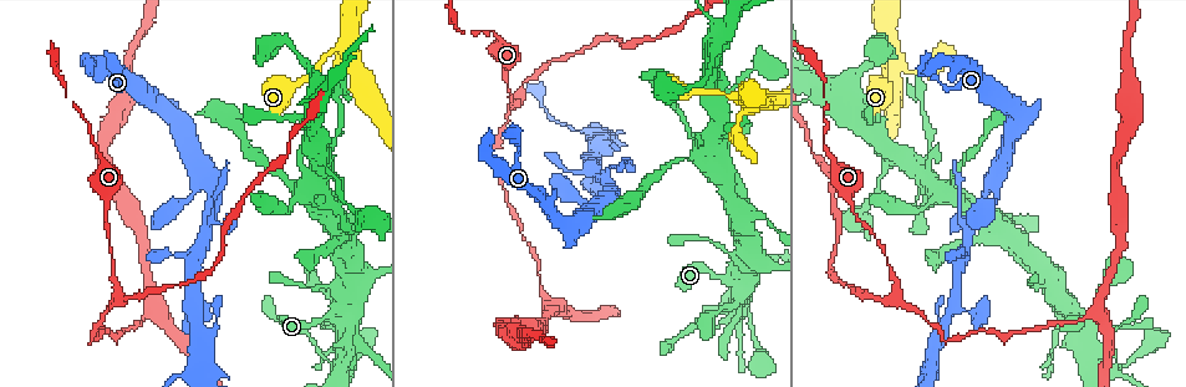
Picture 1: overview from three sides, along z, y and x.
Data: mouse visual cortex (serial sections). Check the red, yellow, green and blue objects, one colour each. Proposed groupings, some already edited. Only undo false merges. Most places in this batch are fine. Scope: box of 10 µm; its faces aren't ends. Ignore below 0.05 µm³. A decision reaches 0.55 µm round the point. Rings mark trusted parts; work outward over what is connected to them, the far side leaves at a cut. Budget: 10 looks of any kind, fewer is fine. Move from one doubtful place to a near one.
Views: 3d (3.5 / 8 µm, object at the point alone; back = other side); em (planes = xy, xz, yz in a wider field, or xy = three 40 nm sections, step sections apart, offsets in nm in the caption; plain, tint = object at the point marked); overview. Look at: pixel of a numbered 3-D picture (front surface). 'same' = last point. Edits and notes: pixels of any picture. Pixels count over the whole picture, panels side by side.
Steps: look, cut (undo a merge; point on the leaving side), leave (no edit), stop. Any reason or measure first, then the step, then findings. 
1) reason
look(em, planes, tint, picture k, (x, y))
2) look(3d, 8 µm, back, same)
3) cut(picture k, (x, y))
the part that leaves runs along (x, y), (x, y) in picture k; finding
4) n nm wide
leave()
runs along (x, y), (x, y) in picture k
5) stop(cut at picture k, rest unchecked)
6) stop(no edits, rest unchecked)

a narrow waist
look(3d, 8 µm, picture 1, (503, 68))

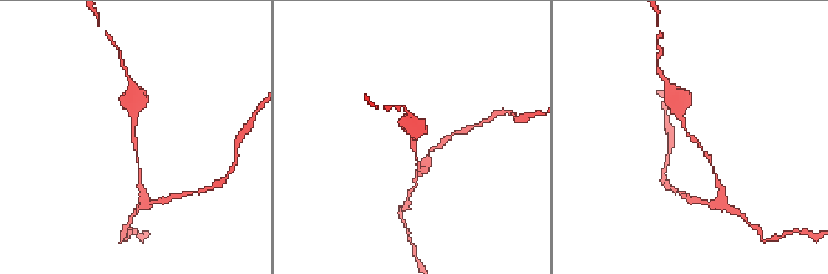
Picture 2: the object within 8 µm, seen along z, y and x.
look(em, xy, step 1, tint, same)

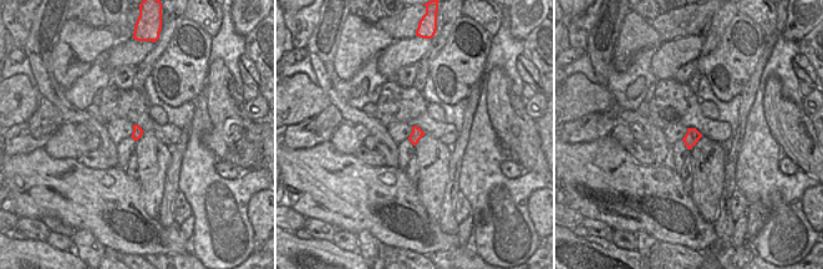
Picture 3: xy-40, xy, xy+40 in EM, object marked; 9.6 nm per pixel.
120 nm wide
leave()
runs along (680, 100), (682, 125), (711, 163) in picture 2; one cell here

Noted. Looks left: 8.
thin neck
look(3d, 3.5 µm, back, picture 1, (737, 125))

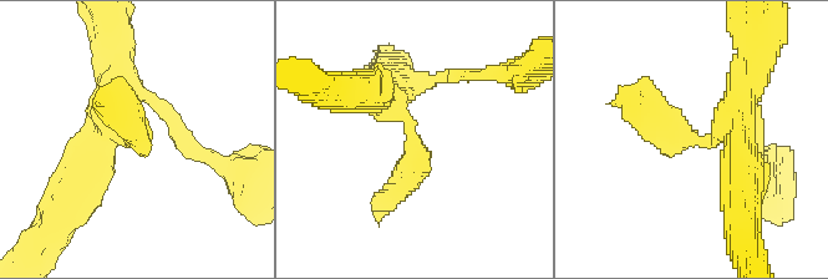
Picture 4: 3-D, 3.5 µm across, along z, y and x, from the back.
arms of 400, 400 nm; need the tissue
look(em, planes, plain, picture 4, (408, 138))

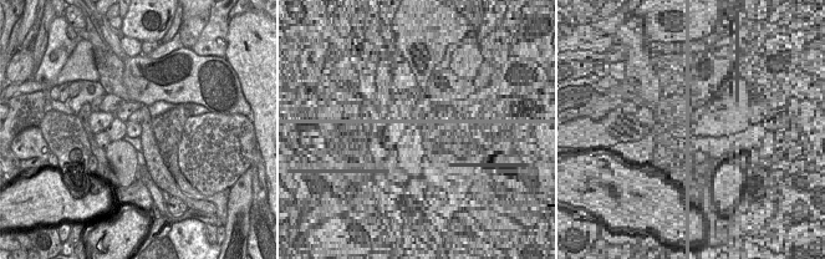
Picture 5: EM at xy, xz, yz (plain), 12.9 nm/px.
look(em, planes, tint, same)

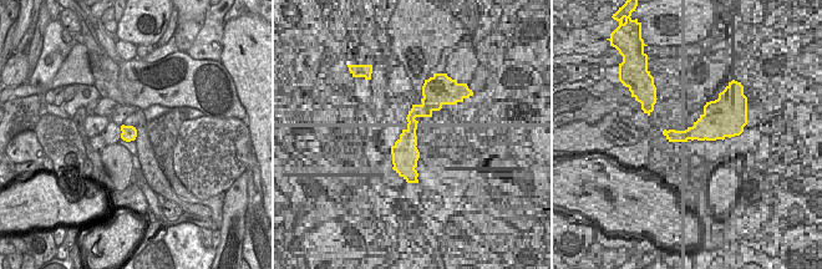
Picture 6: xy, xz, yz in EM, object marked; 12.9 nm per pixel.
leave()
runs along (397, 92), (412, 166), (385, 201) in picture 4; continuous, no second cell

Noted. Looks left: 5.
looks like a crossing
look(3d, 3.5 µm, picture 1, (992, 236))

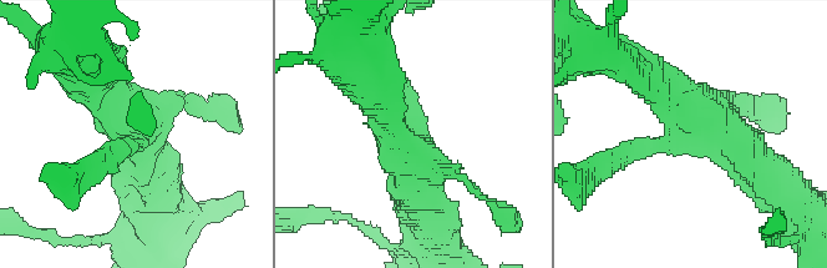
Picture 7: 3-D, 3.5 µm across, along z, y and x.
look(em, xy, step 1, tint, picture 7, (131, 136))

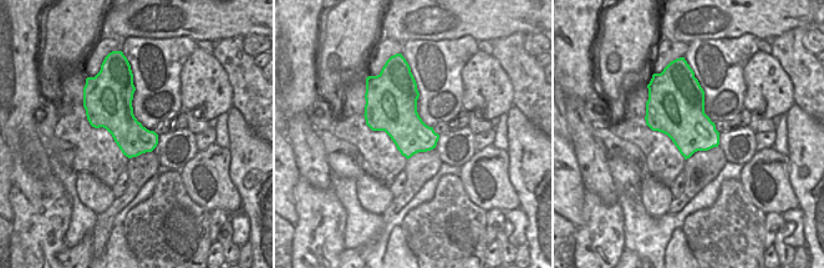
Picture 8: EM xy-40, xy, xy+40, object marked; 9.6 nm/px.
400 nm wide
leave()
runs along (760, 168), (639, 72) in picture 7; all the same cell

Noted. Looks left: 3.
branch point
look(3d, 3.5 µm, back, picture 1, (515, 104))

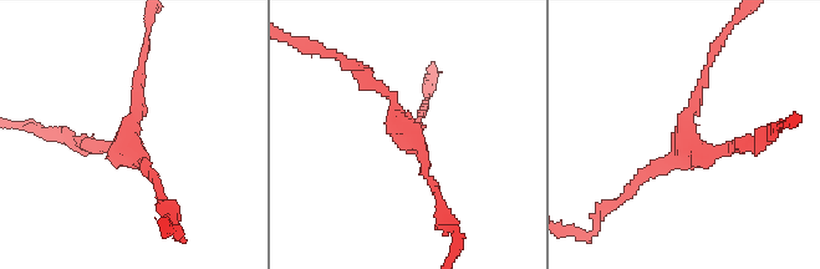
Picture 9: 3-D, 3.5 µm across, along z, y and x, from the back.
3 arms; arms of 100, 150, 150 nm
look(em, xy, step 5, tint, picture 9, (130, 148))

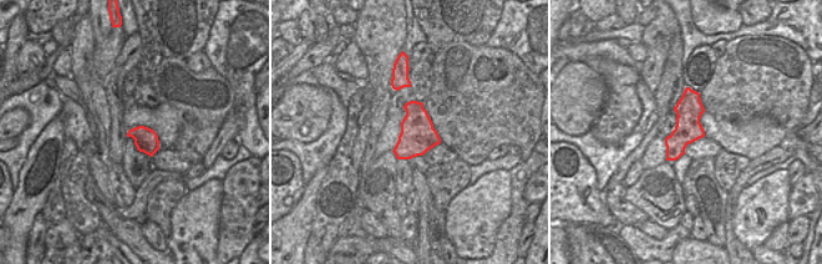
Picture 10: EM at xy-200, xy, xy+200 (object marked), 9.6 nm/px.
leave()
runs along (688, 91), (688, 130), (669, 157) in picture 10; continuous, no second cell

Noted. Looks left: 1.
stop(no edits, rest unchecked)

